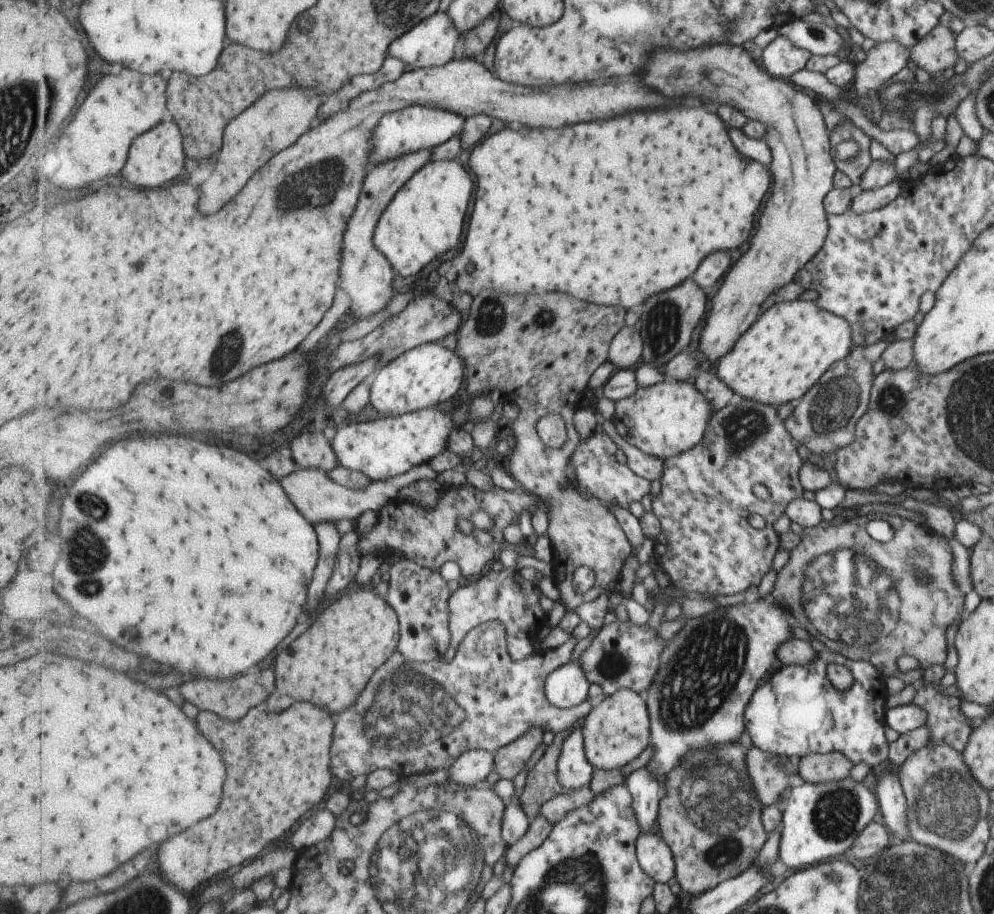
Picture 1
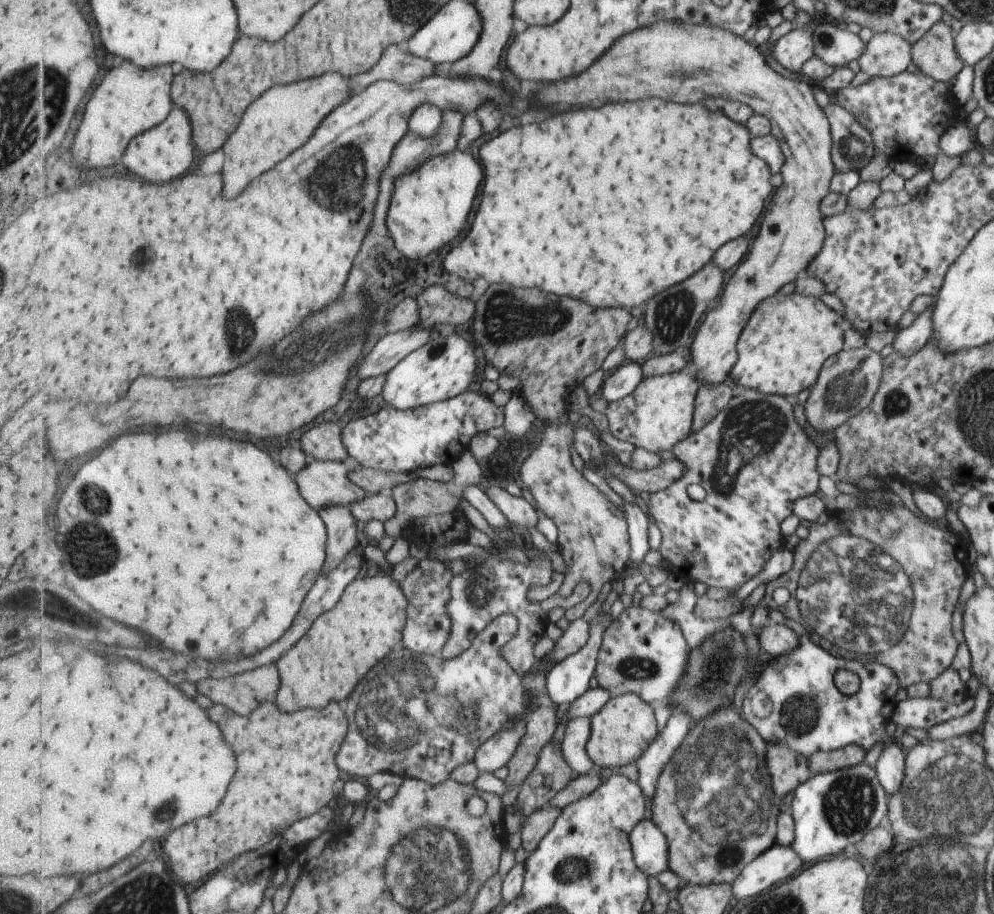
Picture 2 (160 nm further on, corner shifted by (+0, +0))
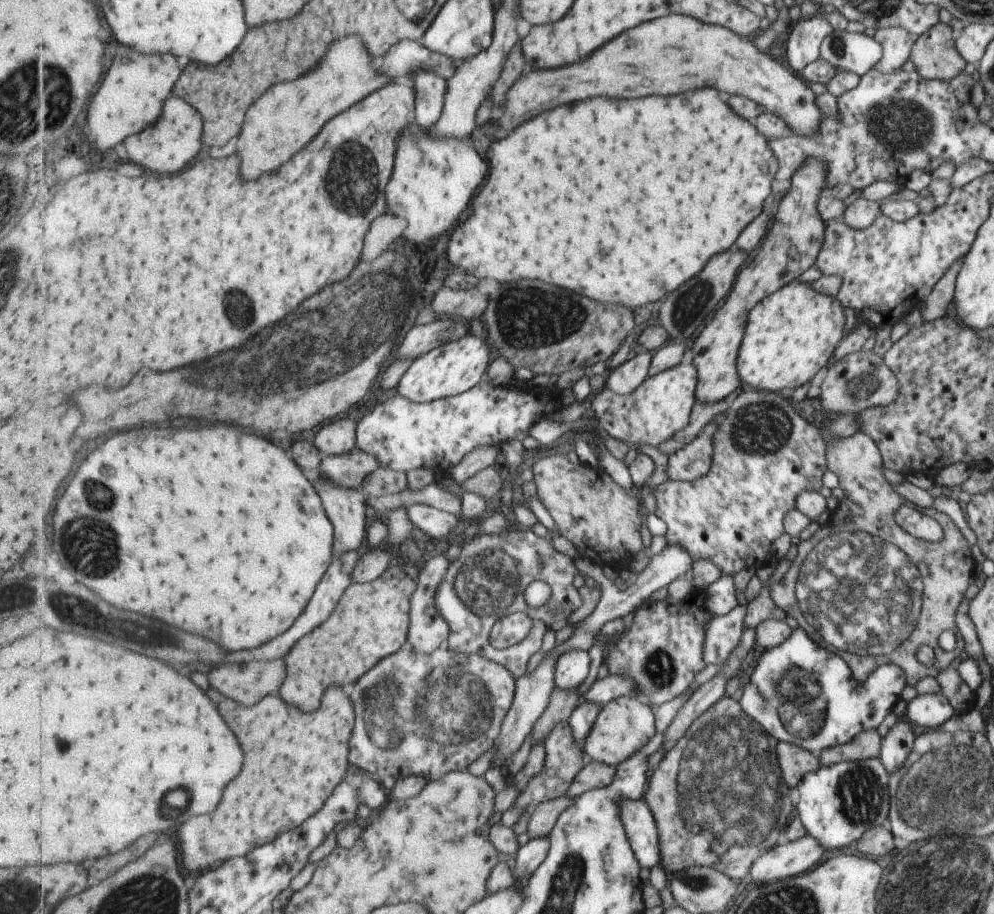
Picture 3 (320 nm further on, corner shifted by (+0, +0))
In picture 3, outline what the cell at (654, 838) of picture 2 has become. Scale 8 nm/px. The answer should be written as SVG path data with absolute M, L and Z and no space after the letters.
M643 798L639 801L625 801L622 818L628 832L628 839L642 867L653 868L661 861L658 824Z

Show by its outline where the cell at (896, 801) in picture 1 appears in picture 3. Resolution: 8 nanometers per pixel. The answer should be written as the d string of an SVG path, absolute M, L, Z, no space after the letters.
M897 721L882 737L878 757L886 771L893 773L899 770L911 752L917 731L909 722Z

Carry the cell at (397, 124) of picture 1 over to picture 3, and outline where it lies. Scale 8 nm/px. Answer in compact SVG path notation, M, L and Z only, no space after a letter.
M419 69L411 84L416 90L416 118L419 130L431 130L444 113L448 79L432 70Z

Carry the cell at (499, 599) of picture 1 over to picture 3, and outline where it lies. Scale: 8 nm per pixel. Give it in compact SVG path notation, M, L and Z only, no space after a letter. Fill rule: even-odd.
M484 512L482 515L483 517L477 517L473 521L457 522L453 532L449 532L446 538L447 542L461 546L462 551L456 560L451 563L443 584L436 592L436 607L452 630L446 647L454 650L455 653L463 654L463 656L484 655L488 659L500 662L519 680L526 675L527 664L529 664L531 656L537 654L543 648L543 638L552 628L552 624L567 618L571 612L575 612L582 605L580 590L575 588L575 584L573 584L577 574L582 570L577 568L575 559L569 558L559 550L555 550L551 539L552 535L537 536L530 529L513 530L512 533L509 533L509 530L507 530L509 522L503 513L487 517ZM535 580L547 582L553 590L551 602L539 608L527 606L527 600L525 600L525 590ZM517 611L527 611L527 614L530 614L531 620L533 620L533 627L526 631L527 638L523 642L497 649L491 642L493 626L507 614Z

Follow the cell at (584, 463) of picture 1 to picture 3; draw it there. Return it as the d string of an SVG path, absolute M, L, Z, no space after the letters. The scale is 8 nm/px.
M719 421L709 422L691 444L668 457L665 474L668 481L694 481L706 476L711 465L711 438Z

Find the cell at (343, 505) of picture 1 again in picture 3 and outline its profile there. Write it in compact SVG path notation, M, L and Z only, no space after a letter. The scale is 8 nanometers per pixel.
M359 448L353 449L344 455L325 456L320 466L319 479L329 479L332 483L345 488L359 488L365 479L383 467L377 456L366 453Z

